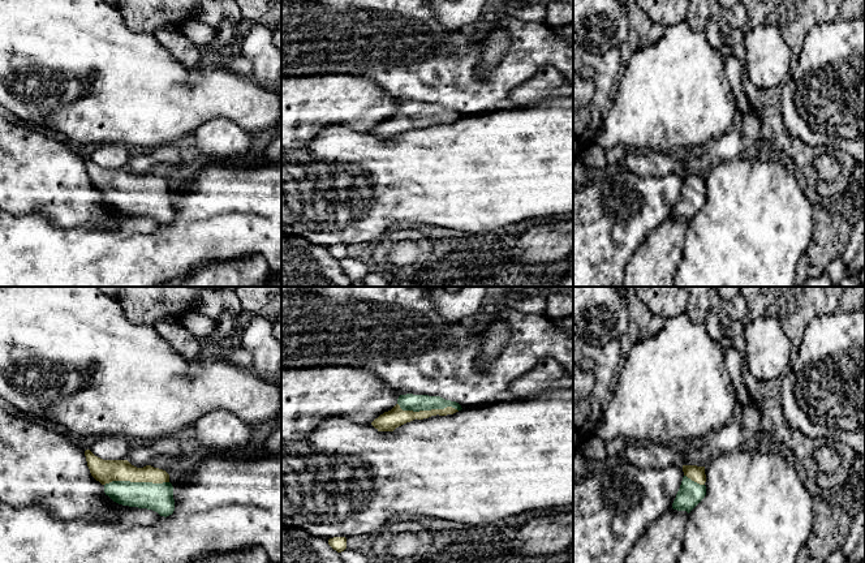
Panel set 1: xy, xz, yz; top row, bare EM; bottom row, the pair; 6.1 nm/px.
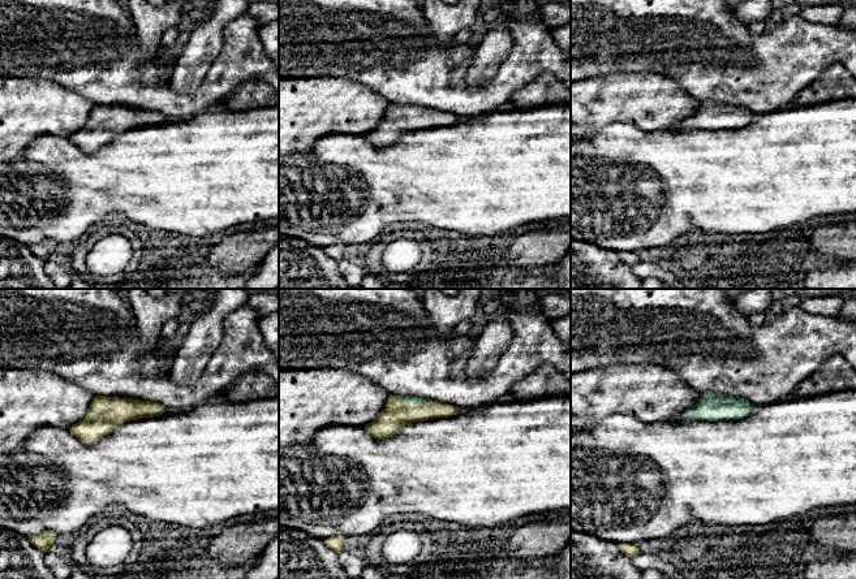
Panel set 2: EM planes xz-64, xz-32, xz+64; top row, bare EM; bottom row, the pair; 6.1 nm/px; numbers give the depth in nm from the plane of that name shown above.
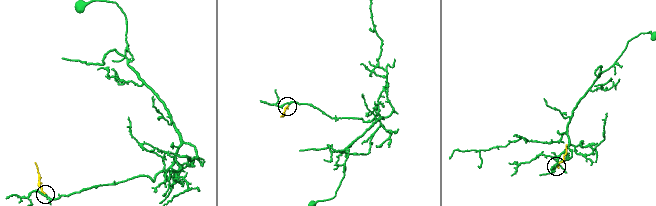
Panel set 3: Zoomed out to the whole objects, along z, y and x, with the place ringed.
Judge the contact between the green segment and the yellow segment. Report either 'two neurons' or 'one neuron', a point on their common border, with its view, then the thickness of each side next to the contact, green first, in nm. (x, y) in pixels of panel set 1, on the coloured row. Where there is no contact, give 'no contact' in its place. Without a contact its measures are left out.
one neuron | xy (136, 482) | 180/140 nm

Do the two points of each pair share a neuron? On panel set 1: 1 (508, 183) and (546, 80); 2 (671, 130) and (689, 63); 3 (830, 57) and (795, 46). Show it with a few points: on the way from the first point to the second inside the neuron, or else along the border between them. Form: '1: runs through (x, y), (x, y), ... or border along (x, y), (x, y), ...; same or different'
1: border along (559, 97), (515, 104); different
2: runs through (671, 114), (671, 99), (680, 80); same
3: border along (820, 24), (808, 33), (797, 55); different

